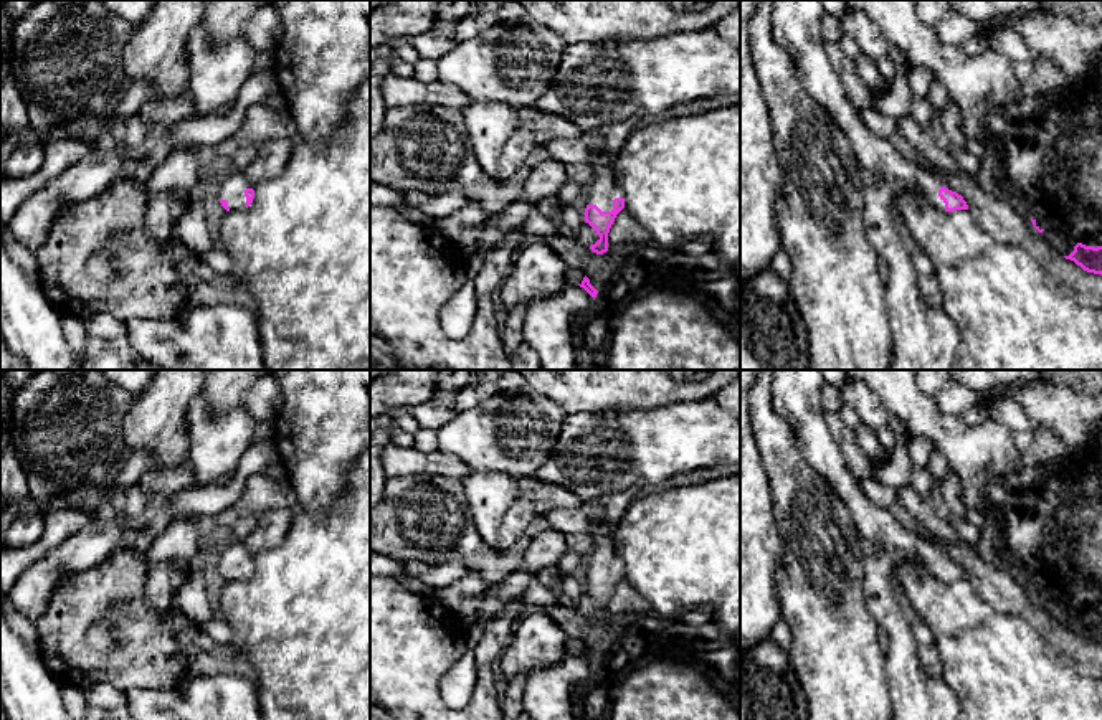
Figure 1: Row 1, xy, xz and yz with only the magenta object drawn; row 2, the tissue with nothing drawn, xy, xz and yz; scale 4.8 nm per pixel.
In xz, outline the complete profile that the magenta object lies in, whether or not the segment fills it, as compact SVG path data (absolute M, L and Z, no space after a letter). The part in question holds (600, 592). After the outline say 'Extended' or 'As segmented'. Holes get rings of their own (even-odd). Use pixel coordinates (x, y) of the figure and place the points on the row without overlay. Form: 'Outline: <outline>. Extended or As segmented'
Outline: M641 484L618 494L603 494L591 500L583 500L575 509L555 509L547 514L550 530L565 537L583 533L595 540L588 555L588 575L585 593L588 593L600 609L590 616L596 624L608 621L608 603L616 585L625 578L625 563L615 550L613 535L626 510L639 497Z. Extended

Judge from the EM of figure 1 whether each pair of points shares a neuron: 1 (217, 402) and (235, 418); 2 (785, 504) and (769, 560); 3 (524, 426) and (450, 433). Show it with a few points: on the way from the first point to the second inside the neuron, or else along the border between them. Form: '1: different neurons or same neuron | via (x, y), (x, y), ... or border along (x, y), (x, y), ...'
1: different neurons | border along (202, 390), (213, 412), (225, 412), (238, 403)
2: different neurons | border along (769, 491), (772, 514), (782, 540), (782, 567)
3: same neuron | via (506, 433), (468, 433)

